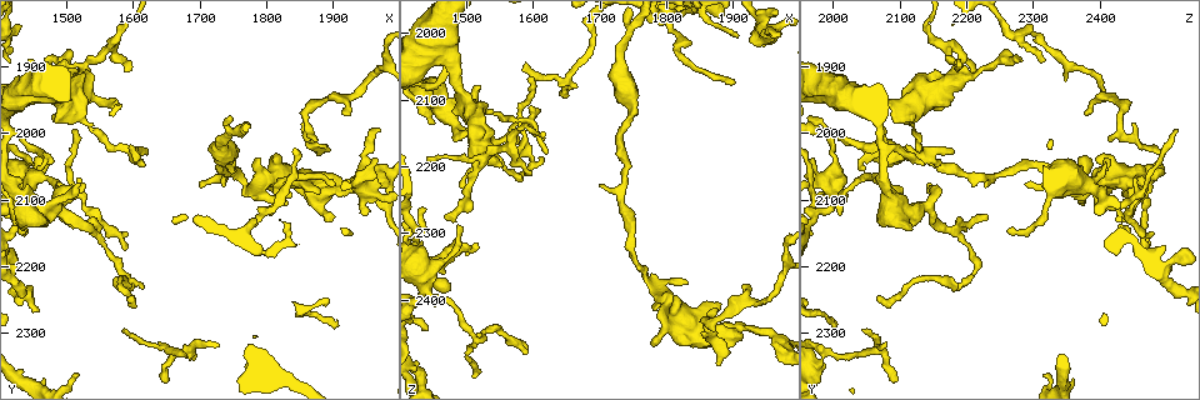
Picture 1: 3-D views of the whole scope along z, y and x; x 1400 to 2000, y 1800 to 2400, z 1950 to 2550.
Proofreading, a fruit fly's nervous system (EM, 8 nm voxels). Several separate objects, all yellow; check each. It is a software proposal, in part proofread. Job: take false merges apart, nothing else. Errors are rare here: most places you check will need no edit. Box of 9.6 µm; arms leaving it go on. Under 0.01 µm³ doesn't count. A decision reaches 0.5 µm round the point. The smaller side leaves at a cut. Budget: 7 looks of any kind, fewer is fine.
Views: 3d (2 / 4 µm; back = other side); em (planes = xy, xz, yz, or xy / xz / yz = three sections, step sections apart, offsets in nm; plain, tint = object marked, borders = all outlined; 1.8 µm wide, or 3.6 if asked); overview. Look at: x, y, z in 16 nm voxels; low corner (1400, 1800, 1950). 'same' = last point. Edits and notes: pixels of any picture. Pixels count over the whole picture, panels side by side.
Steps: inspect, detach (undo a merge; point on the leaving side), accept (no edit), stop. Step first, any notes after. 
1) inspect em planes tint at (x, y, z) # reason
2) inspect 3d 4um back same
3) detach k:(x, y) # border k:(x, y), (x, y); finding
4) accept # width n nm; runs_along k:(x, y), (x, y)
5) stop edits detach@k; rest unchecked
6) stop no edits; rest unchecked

inspect 3d 4um at (1600, 2040, 2135) # sharp bend

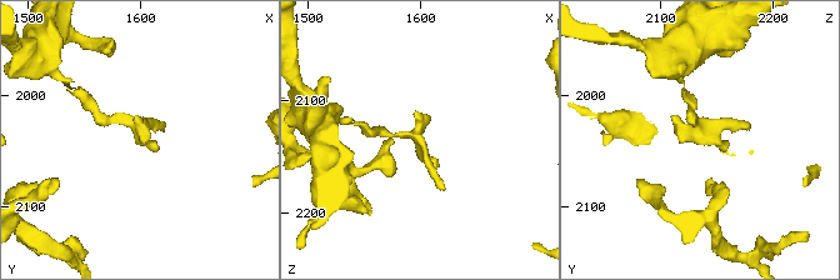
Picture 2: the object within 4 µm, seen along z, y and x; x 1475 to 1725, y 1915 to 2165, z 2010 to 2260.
inspect em planes tint at (1598, 2038, 2136)

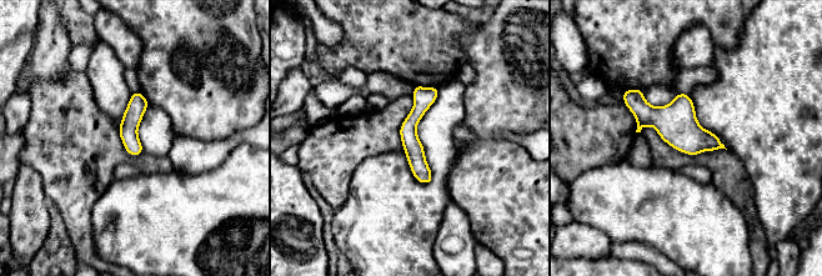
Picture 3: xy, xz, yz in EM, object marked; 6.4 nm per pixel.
accept # runs_along 3:(435, 90), (411, 121), (424, 180); all the same cell

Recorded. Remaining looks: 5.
inspect 3d 4um back at (1650, 2325, 2070) # abrupt turn

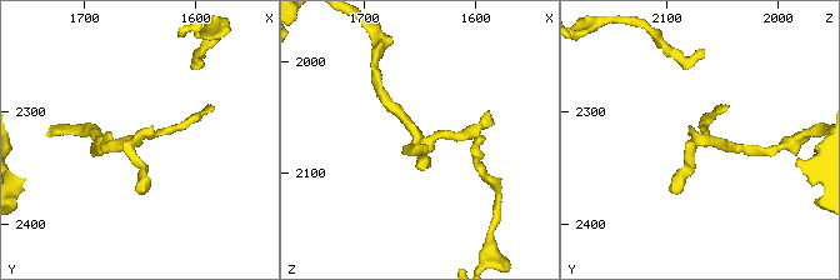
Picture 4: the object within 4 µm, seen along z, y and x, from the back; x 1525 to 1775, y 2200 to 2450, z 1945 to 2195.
inspect em xz step 4 tint at (1652, 2326, 2064) # need the tissue

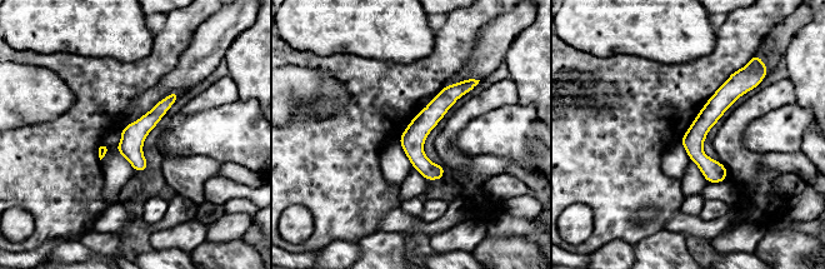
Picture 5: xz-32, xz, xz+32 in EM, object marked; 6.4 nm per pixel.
inspect em planes tint same

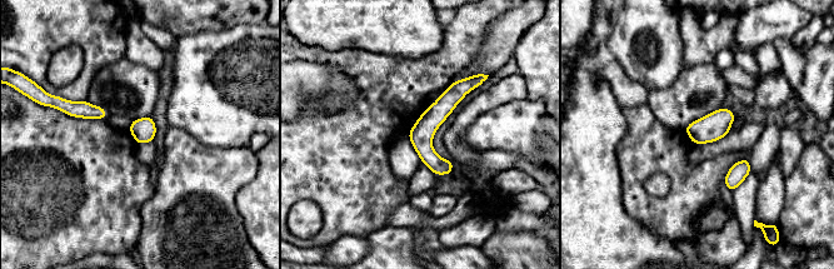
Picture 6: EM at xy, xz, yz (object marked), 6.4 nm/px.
accept # width 150 nm; continuous, no second cell

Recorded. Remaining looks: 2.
stop no edits; rest unchecked

